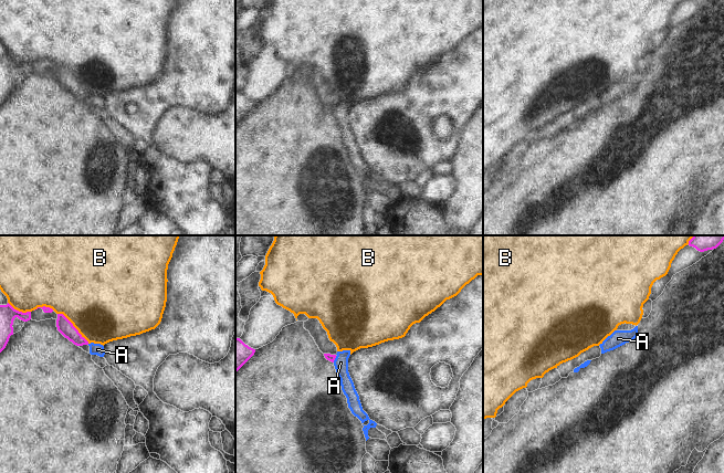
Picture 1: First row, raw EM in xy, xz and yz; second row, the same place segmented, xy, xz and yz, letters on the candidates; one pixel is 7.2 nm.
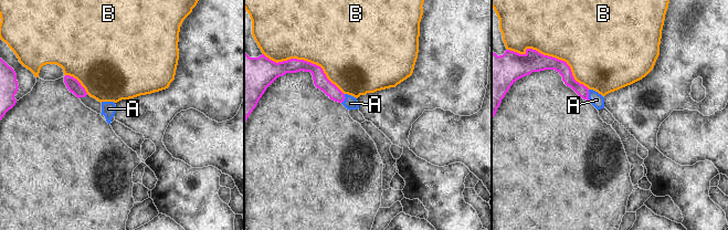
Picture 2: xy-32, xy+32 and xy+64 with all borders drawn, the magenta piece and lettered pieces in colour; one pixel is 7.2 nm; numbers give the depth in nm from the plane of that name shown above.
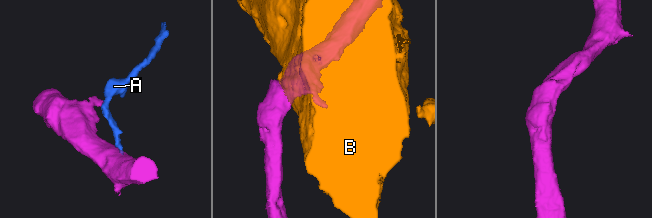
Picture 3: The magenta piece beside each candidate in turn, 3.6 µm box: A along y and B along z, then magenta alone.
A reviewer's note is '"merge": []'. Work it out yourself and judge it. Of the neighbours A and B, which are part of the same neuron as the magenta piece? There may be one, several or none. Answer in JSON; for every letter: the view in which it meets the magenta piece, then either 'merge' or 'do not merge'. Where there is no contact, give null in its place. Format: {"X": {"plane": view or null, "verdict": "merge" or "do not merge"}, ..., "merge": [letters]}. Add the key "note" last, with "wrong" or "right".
{"A": {"plane": "xz", "verdict": "merge"}, "B": {"plane": "xy", "verdict": "do not merge"}, "merge": ["A"], "note": "wrong"}

